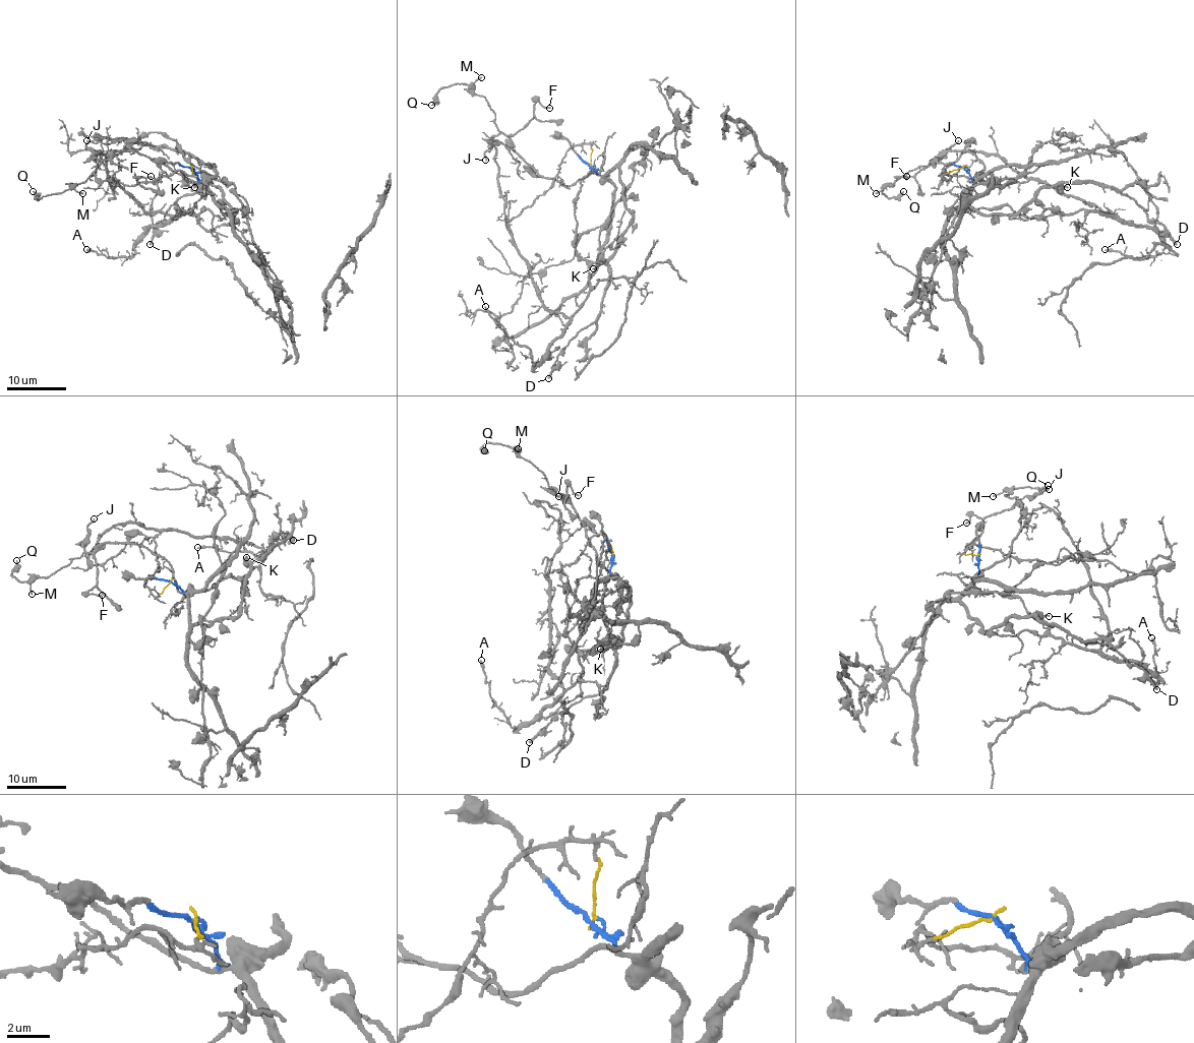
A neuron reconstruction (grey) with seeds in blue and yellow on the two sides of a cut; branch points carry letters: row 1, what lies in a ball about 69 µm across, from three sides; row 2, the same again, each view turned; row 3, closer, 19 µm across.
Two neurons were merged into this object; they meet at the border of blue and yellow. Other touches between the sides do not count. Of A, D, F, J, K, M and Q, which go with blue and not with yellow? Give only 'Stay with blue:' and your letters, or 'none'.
Stay with blue: D, F, J, K, M, Q

